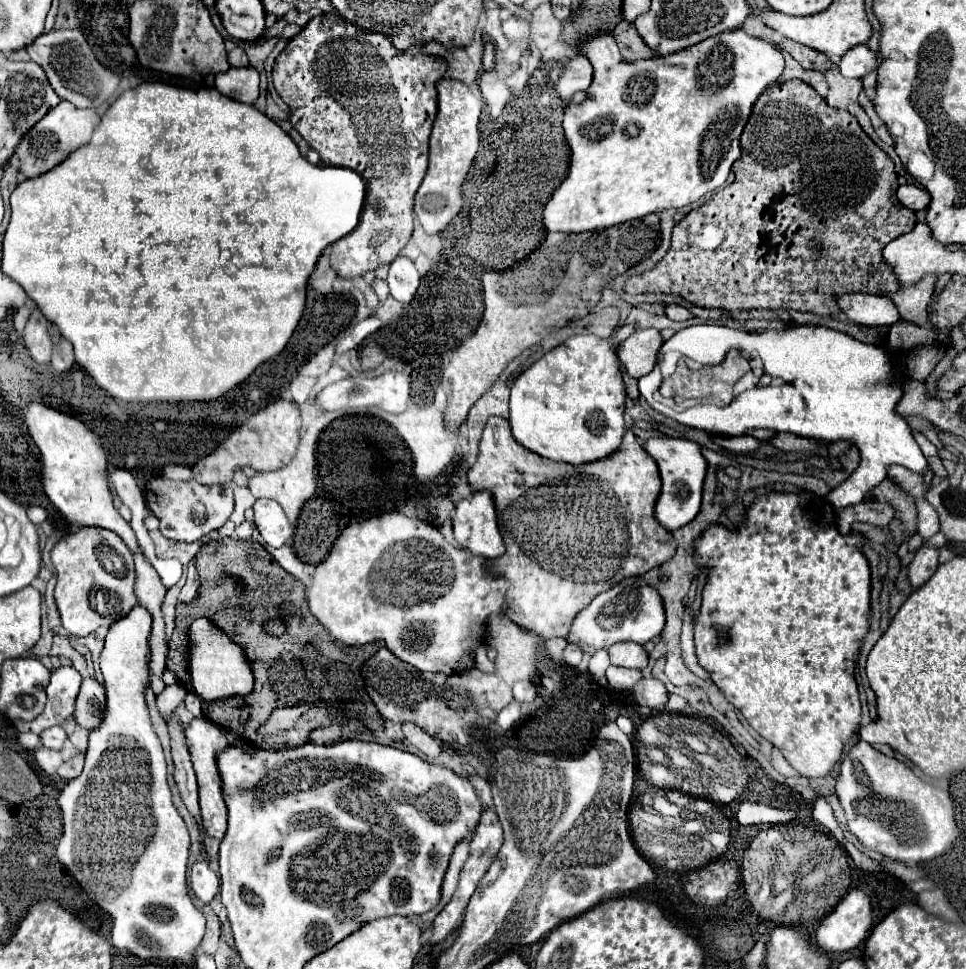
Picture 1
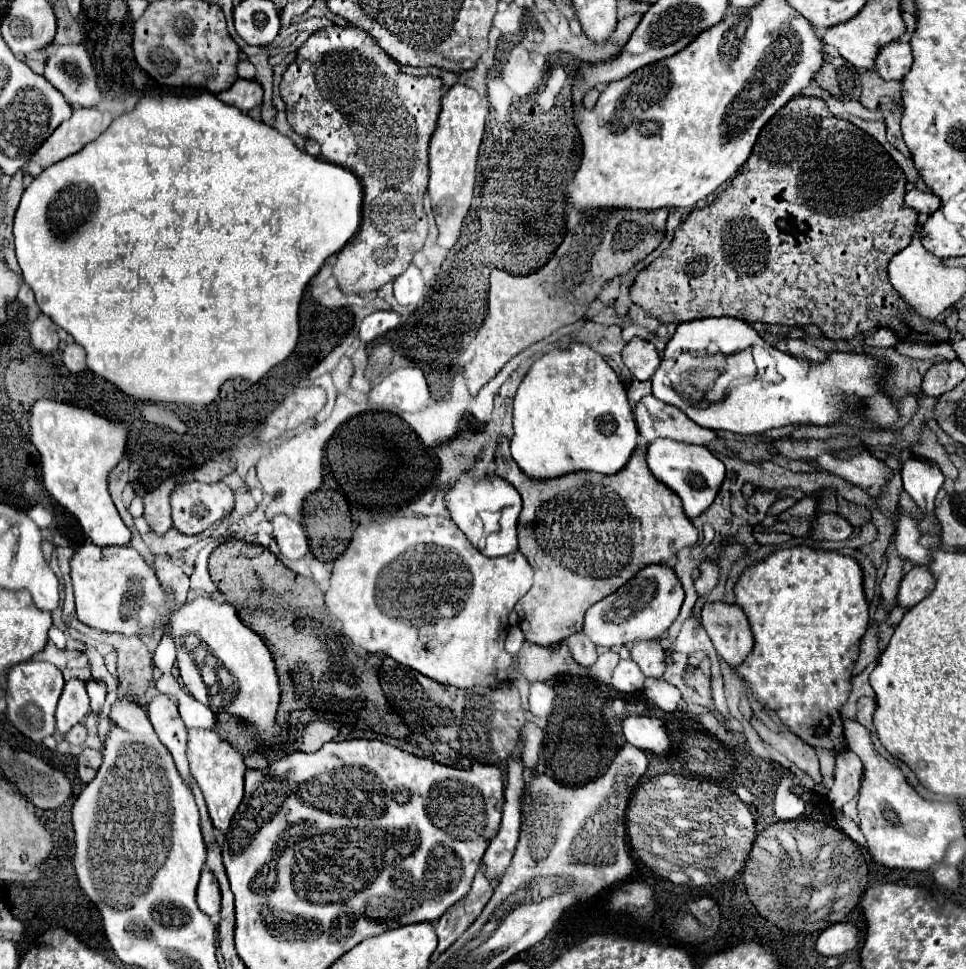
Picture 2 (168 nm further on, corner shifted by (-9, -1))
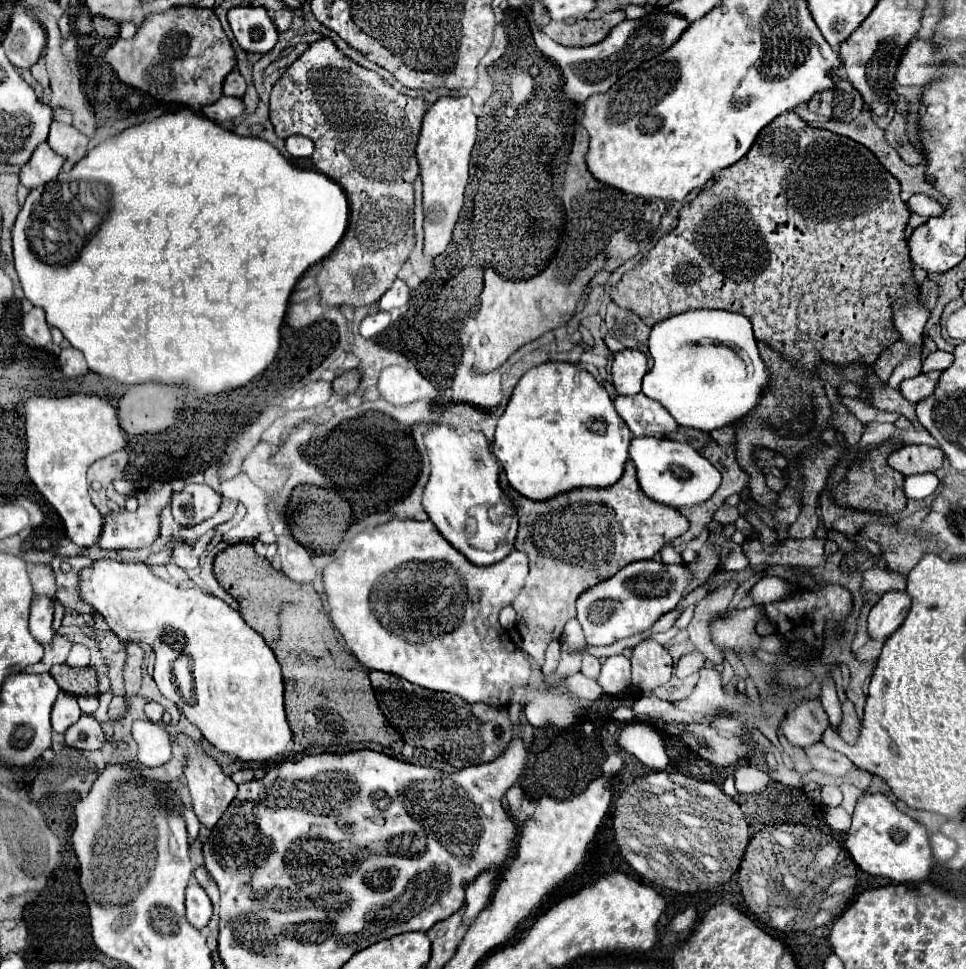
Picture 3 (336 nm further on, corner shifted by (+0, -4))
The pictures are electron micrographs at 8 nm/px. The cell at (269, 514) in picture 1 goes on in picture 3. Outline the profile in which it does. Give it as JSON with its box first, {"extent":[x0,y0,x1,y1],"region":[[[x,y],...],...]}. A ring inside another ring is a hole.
{"extent":[278,535,316,583],"region":[[[292,535],[278,537],[278,555],[282,563],[282,571],[294,579],[296,583],[312,583],[316,577],[316,567],[312,561],[312,553],[294,541]]]}

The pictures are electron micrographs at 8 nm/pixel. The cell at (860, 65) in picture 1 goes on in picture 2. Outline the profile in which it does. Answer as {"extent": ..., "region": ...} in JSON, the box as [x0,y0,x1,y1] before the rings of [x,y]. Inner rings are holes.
{"extent":[875,42,913,81],"region":[[[891,42],[879,50],[875,58],[875,72],[887,81],[901,81],[901,78],[909,72],[913,64],[913,56],[909,50],[909,44],[903,42]]]}

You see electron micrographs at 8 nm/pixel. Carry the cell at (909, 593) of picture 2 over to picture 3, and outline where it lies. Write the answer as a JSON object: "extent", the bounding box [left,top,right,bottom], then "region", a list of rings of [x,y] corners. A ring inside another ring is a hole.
{"extent":[868,591,910,641],"region":[[[890,591],[868,613],[868,635],[876,641],[886,641],[906,619],[910,597],[906,591]]]}

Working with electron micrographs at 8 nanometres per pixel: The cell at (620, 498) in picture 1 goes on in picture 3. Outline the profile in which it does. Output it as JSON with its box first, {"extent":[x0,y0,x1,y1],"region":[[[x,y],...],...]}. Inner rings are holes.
{"extent":[504,459,688,665],"region":[[[630,459],[626,461],[626,471],[622,479],[608,489],[568,491],[566,495],[558,495],[558,499],[548,499],[546,503],[534,503],[532,499],[518,495],[518,491],[506,485],[504,489],[512,499],[516,515],[520,519],[516,549],[526,551],[530,557],[530,573],[526,577],[526,585],[512,601],[512,607],[518,615],[516,629],[522,635],[522,651],[526,651],[538,665],[542,665],[548,643],[552,639],[560,639],[566,621],[576,617],[576,599],[580,593],[604,581],[606,577],[616,575],[622,567],[626,567],[632,561],[652,559],[666,543],[680,537],[688,529],[688,519],[678,509],[654,503],[650,497],[644,495],[644,491],[638,487],[636,467]]]}

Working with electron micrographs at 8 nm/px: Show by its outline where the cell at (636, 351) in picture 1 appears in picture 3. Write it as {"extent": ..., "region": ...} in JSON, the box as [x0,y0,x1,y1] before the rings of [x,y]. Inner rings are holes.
{"extent":[612,349,648,395],"region":[[[624,349],[614,355],[612,383],[616,395],[636,395],[642,391],[642,377],[648,371],[648,359],[638,349]]]}

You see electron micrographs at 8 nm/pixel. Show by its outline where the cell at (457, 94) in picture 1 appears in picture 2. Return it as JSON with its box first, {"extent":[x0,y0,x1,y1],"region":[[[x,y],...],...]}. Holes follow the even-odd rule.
{"extent":[429,84,489,248],"region":[[[455,84],[443,96],[443,108],[439,114],[437,130],[429,144],[429,198],[431,208],[435,212],[435,222],[439,228],[437,244],[443,248],[451,248],[459,238],[463,218],[469,212],[473,200],[473,186],[475,186],[475,168],[477,168],[477,154],[485,132],[485,118],[489,114],[489,106],[481,94],[465,84]]]}

